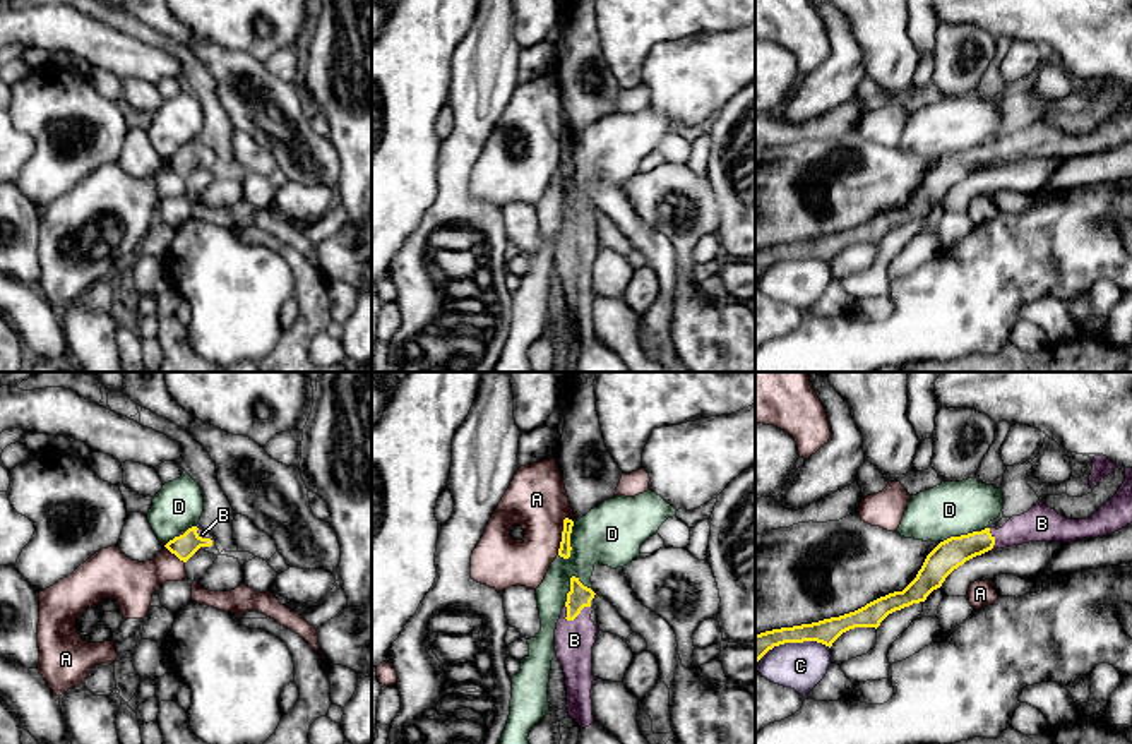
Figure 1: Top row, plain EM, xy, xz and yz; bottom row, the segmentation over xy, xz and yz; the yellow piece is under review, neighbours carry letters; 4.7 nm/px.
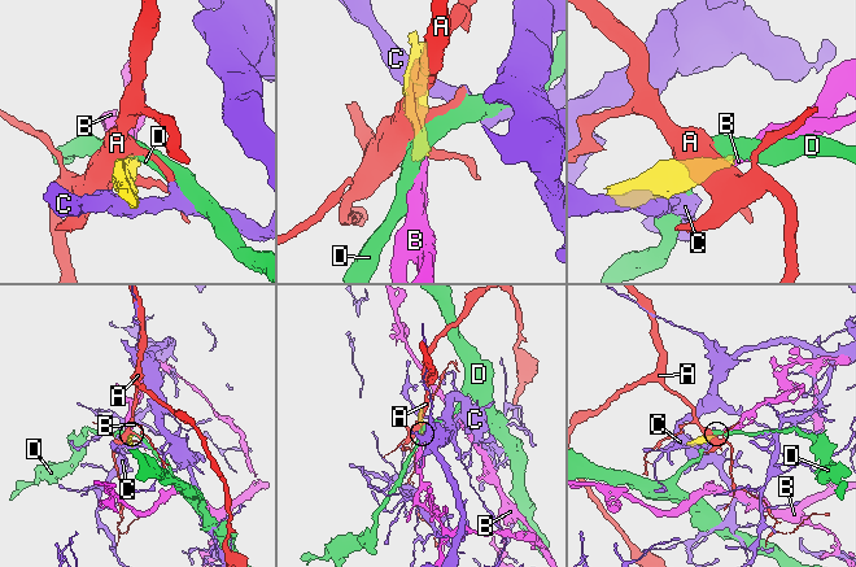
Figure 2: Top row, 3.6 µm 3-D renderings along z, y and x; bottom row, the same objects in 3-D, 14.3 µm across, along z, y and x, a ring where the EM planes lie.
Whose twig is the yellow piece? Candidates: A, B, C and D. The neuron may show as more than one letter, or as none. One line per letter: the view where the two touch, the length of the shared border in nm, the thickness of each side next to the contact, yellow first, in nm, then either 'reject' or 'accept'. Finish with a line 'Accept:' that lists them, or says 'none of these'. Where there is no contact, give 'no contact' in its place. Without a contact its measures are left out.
A: meets yellow in xz; contact 190 nm long; 60 nm thick on the yellow side, 280 nm on the other; reject
B: meets yellow in xz; contact 140 nm long; 110 nm thick on the yellow side, 190 nm on the other; accept
C: meets yellow in yz; contact 360 nm long; 120 nm thick on the yellow side, 220 nm on the other; reject
D: meets yellow in xz; contact 150 nm long; 110 nm thick on the yellow side, 240 nm on the other; reject
Accept: B

